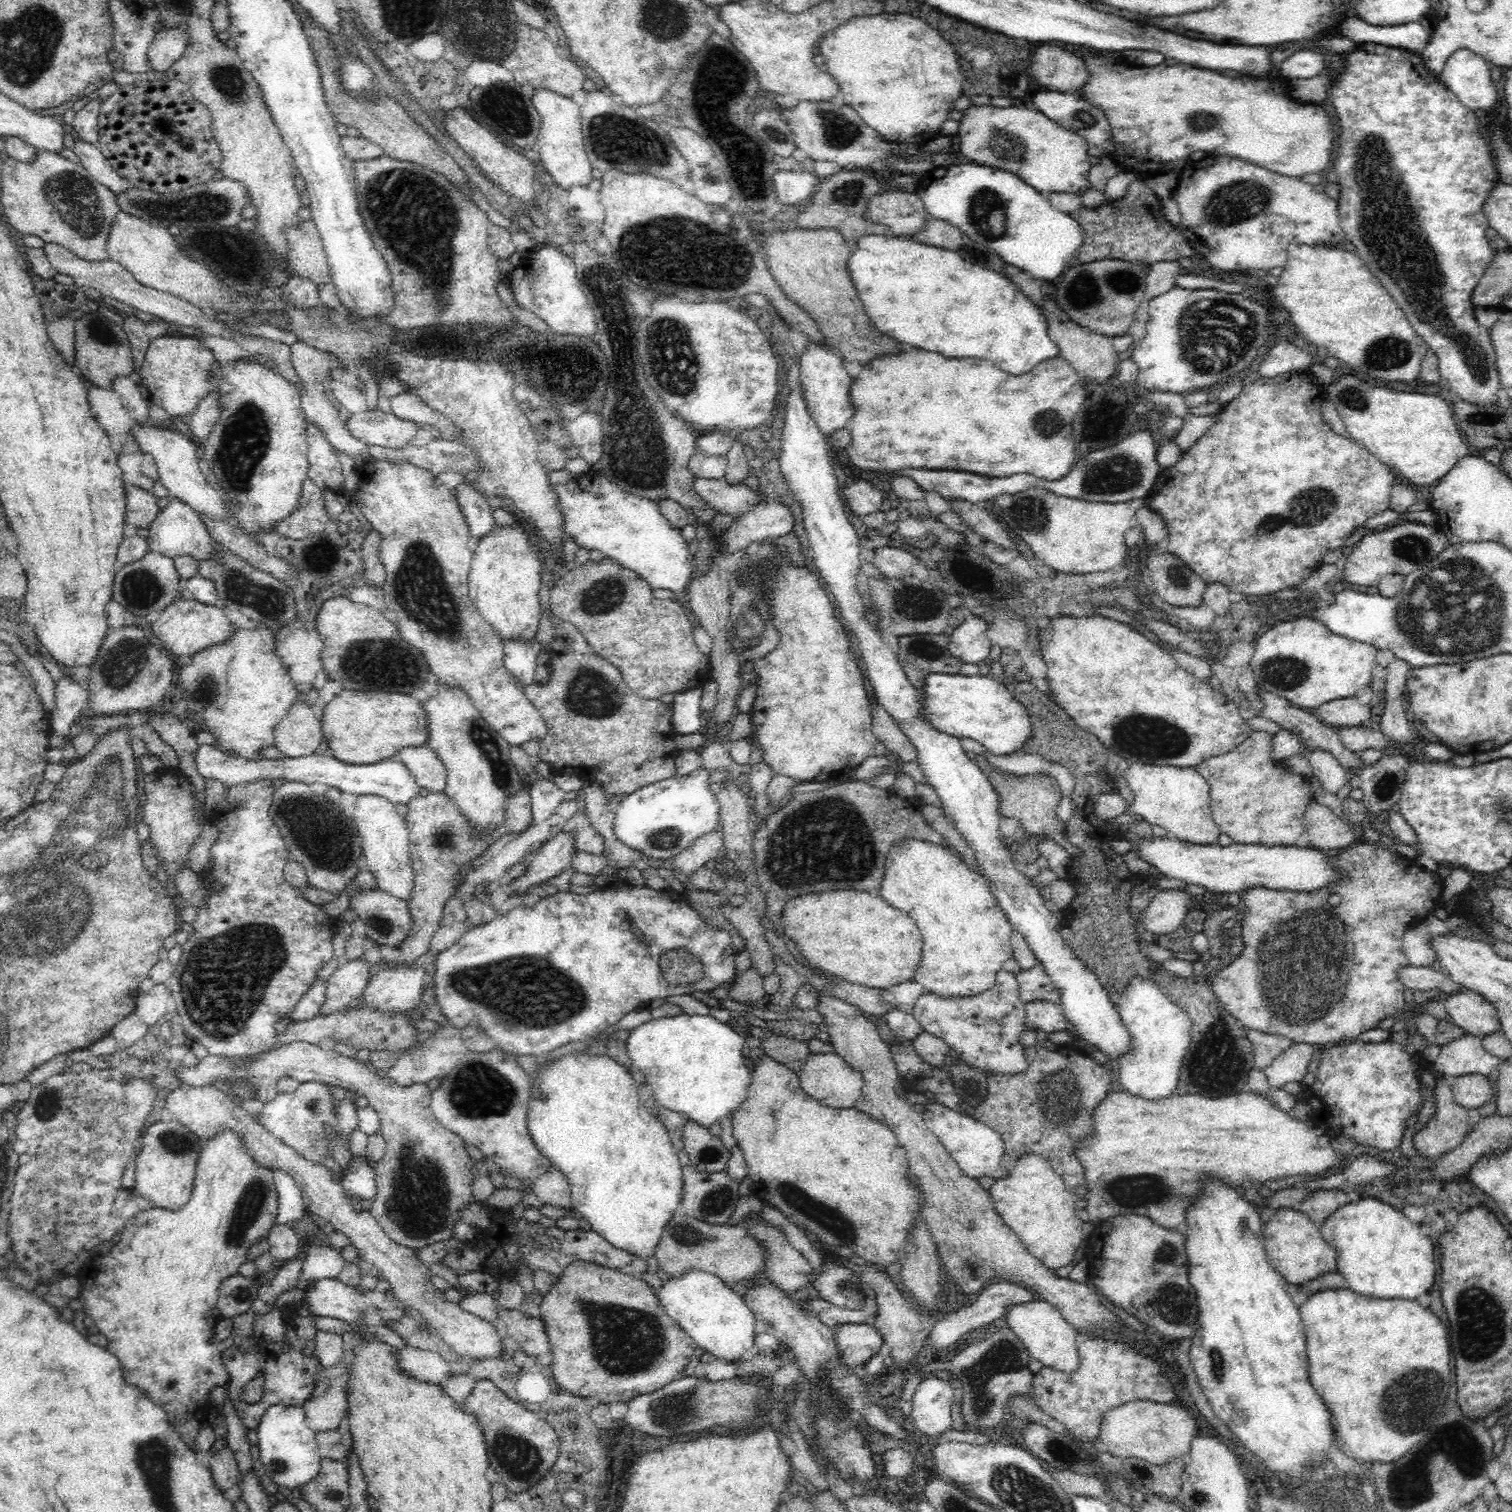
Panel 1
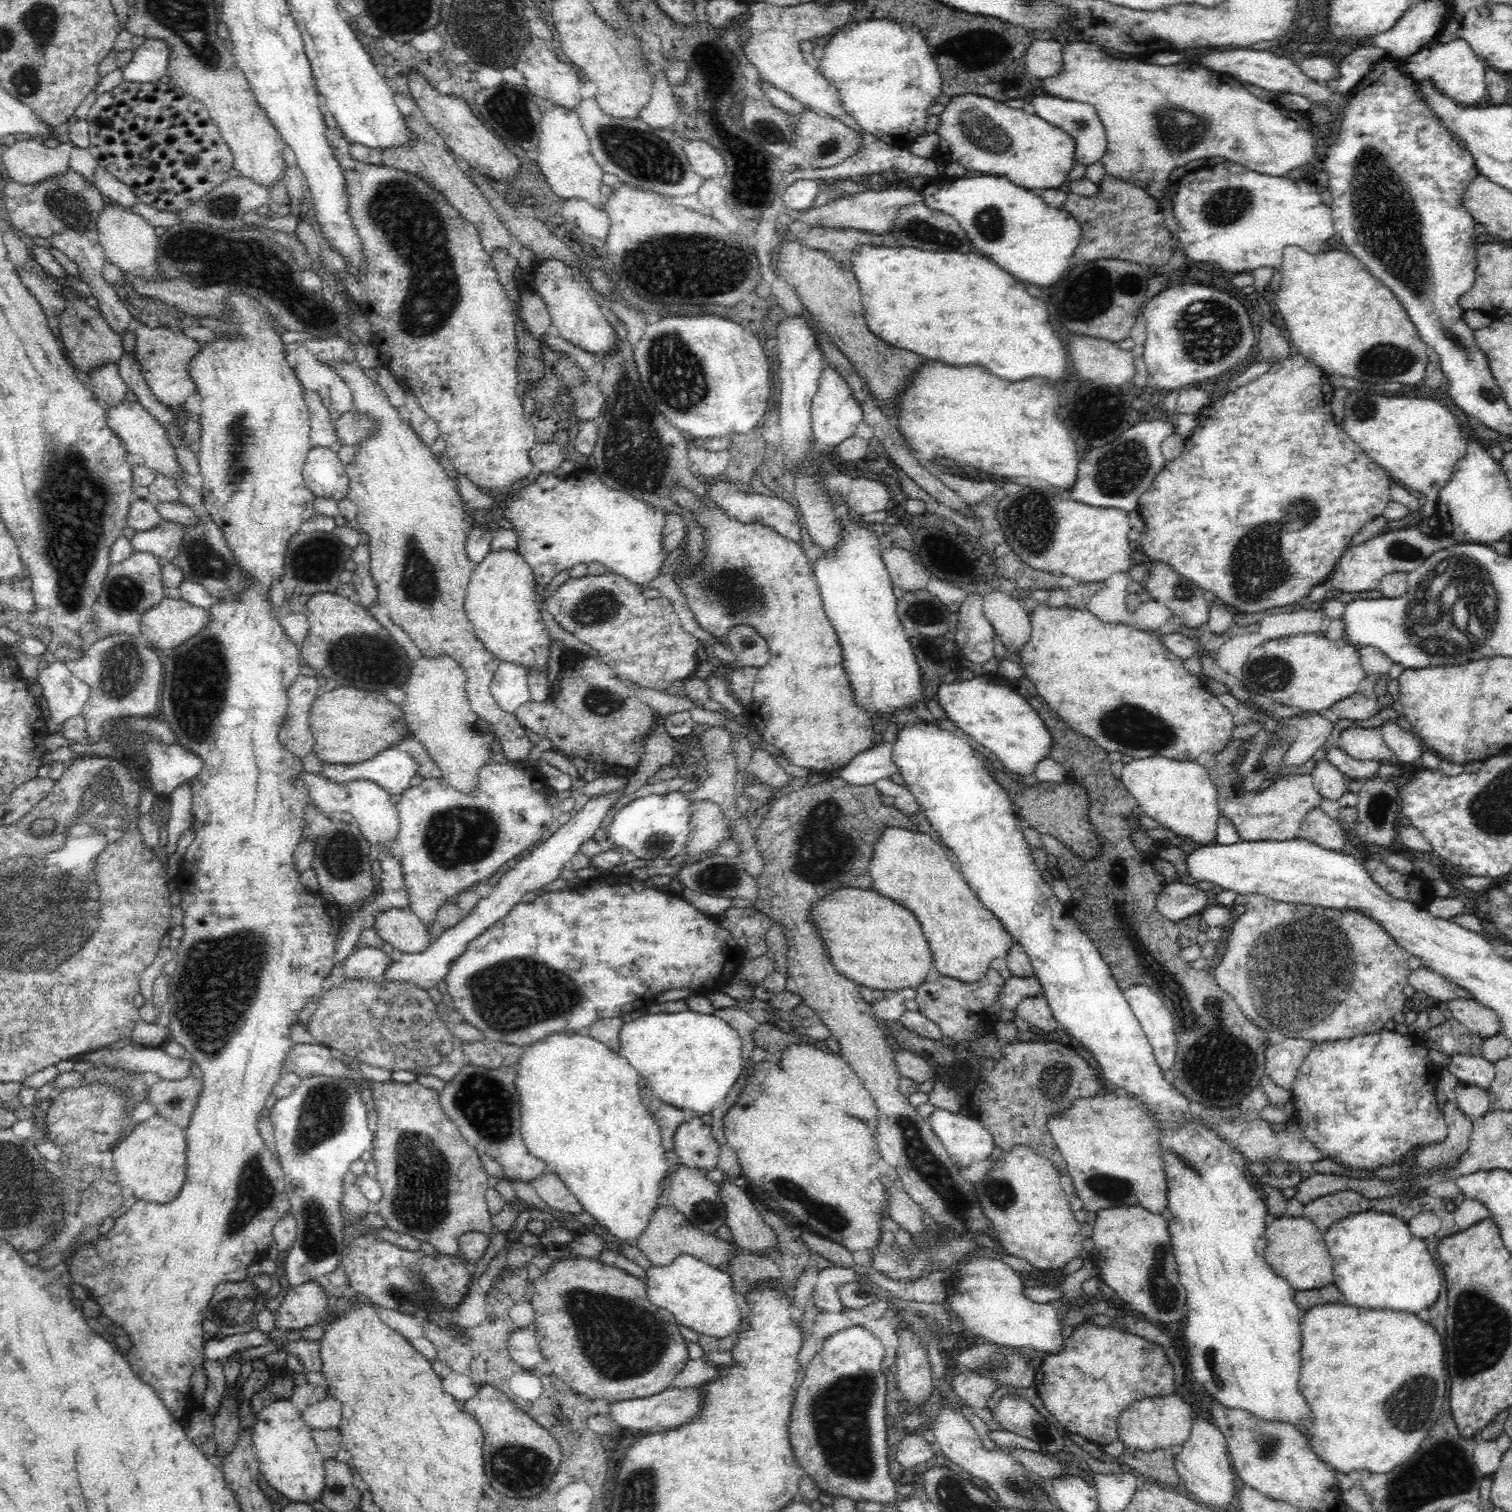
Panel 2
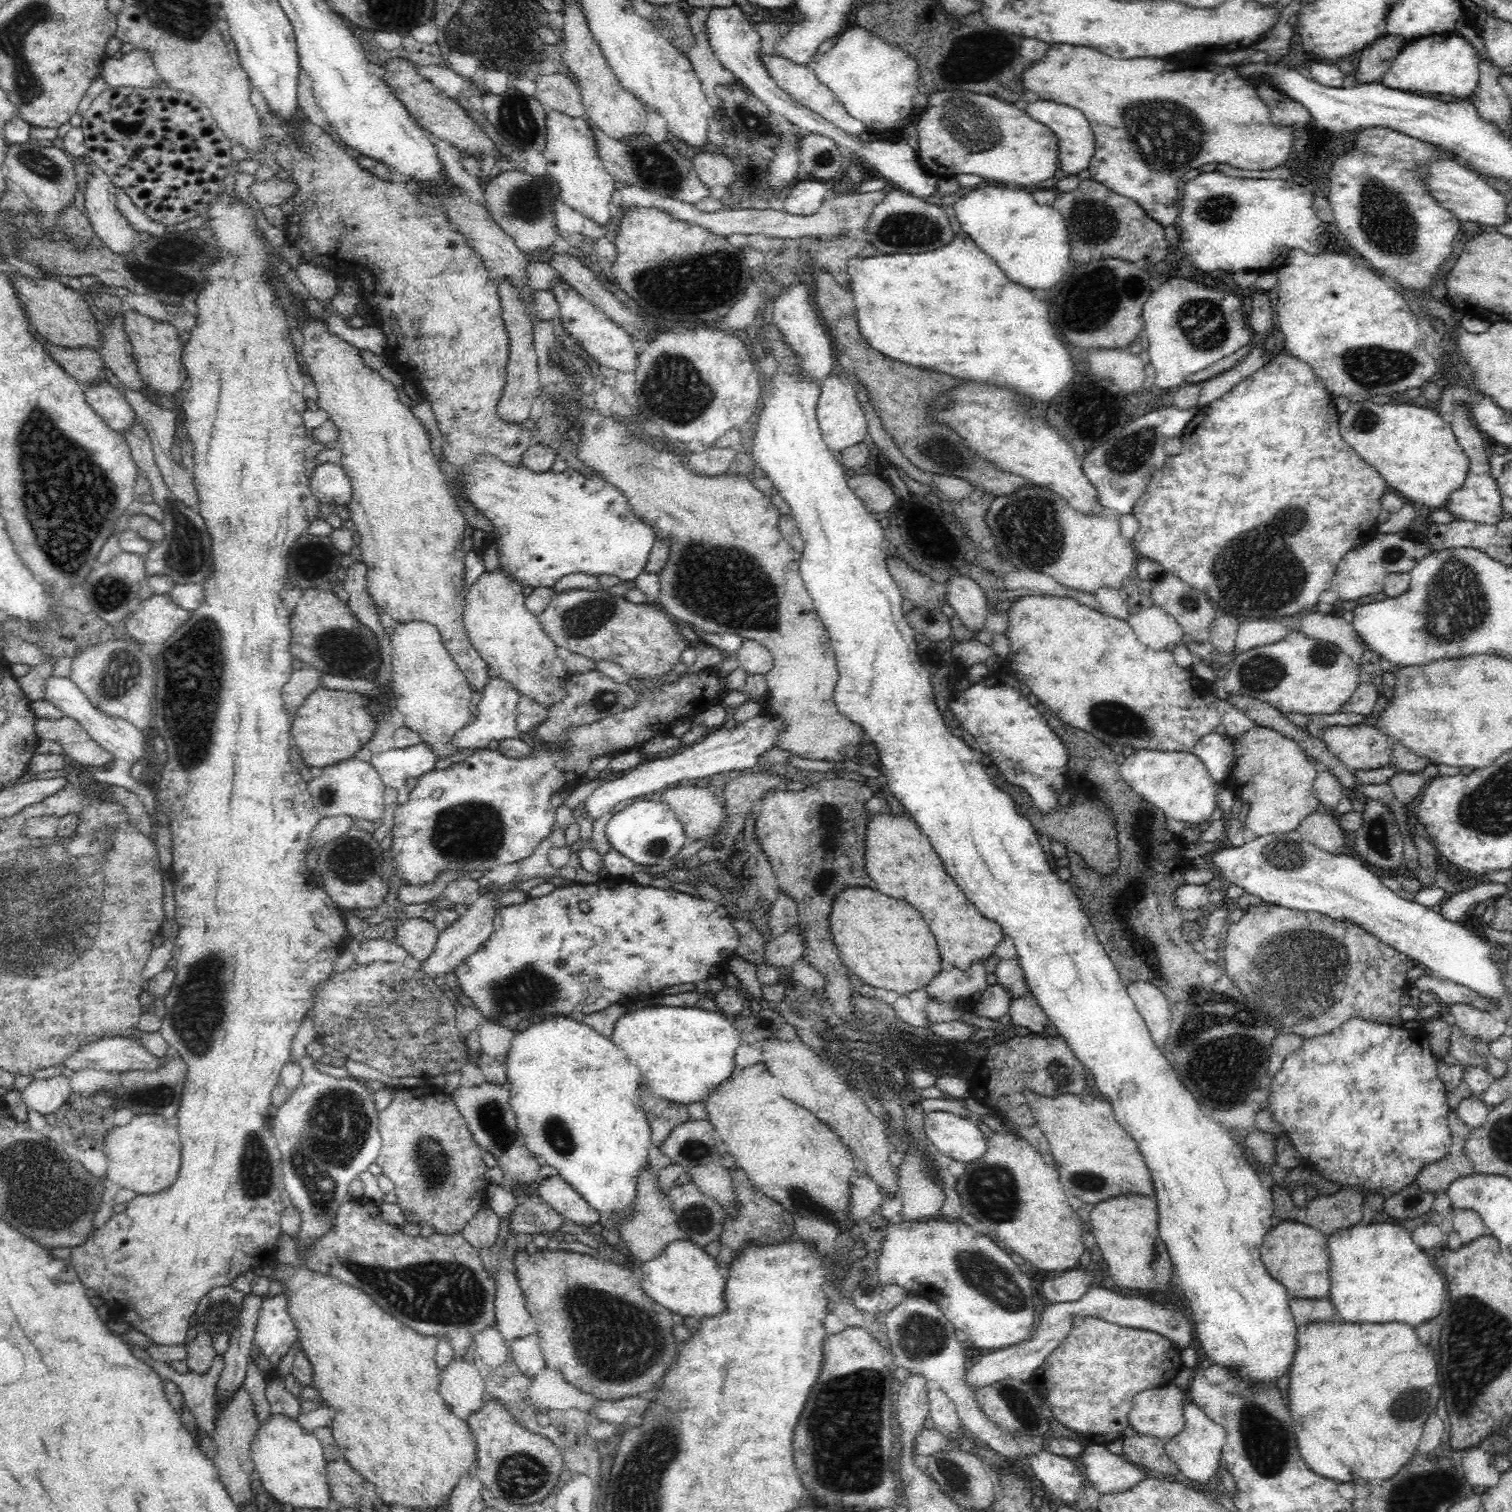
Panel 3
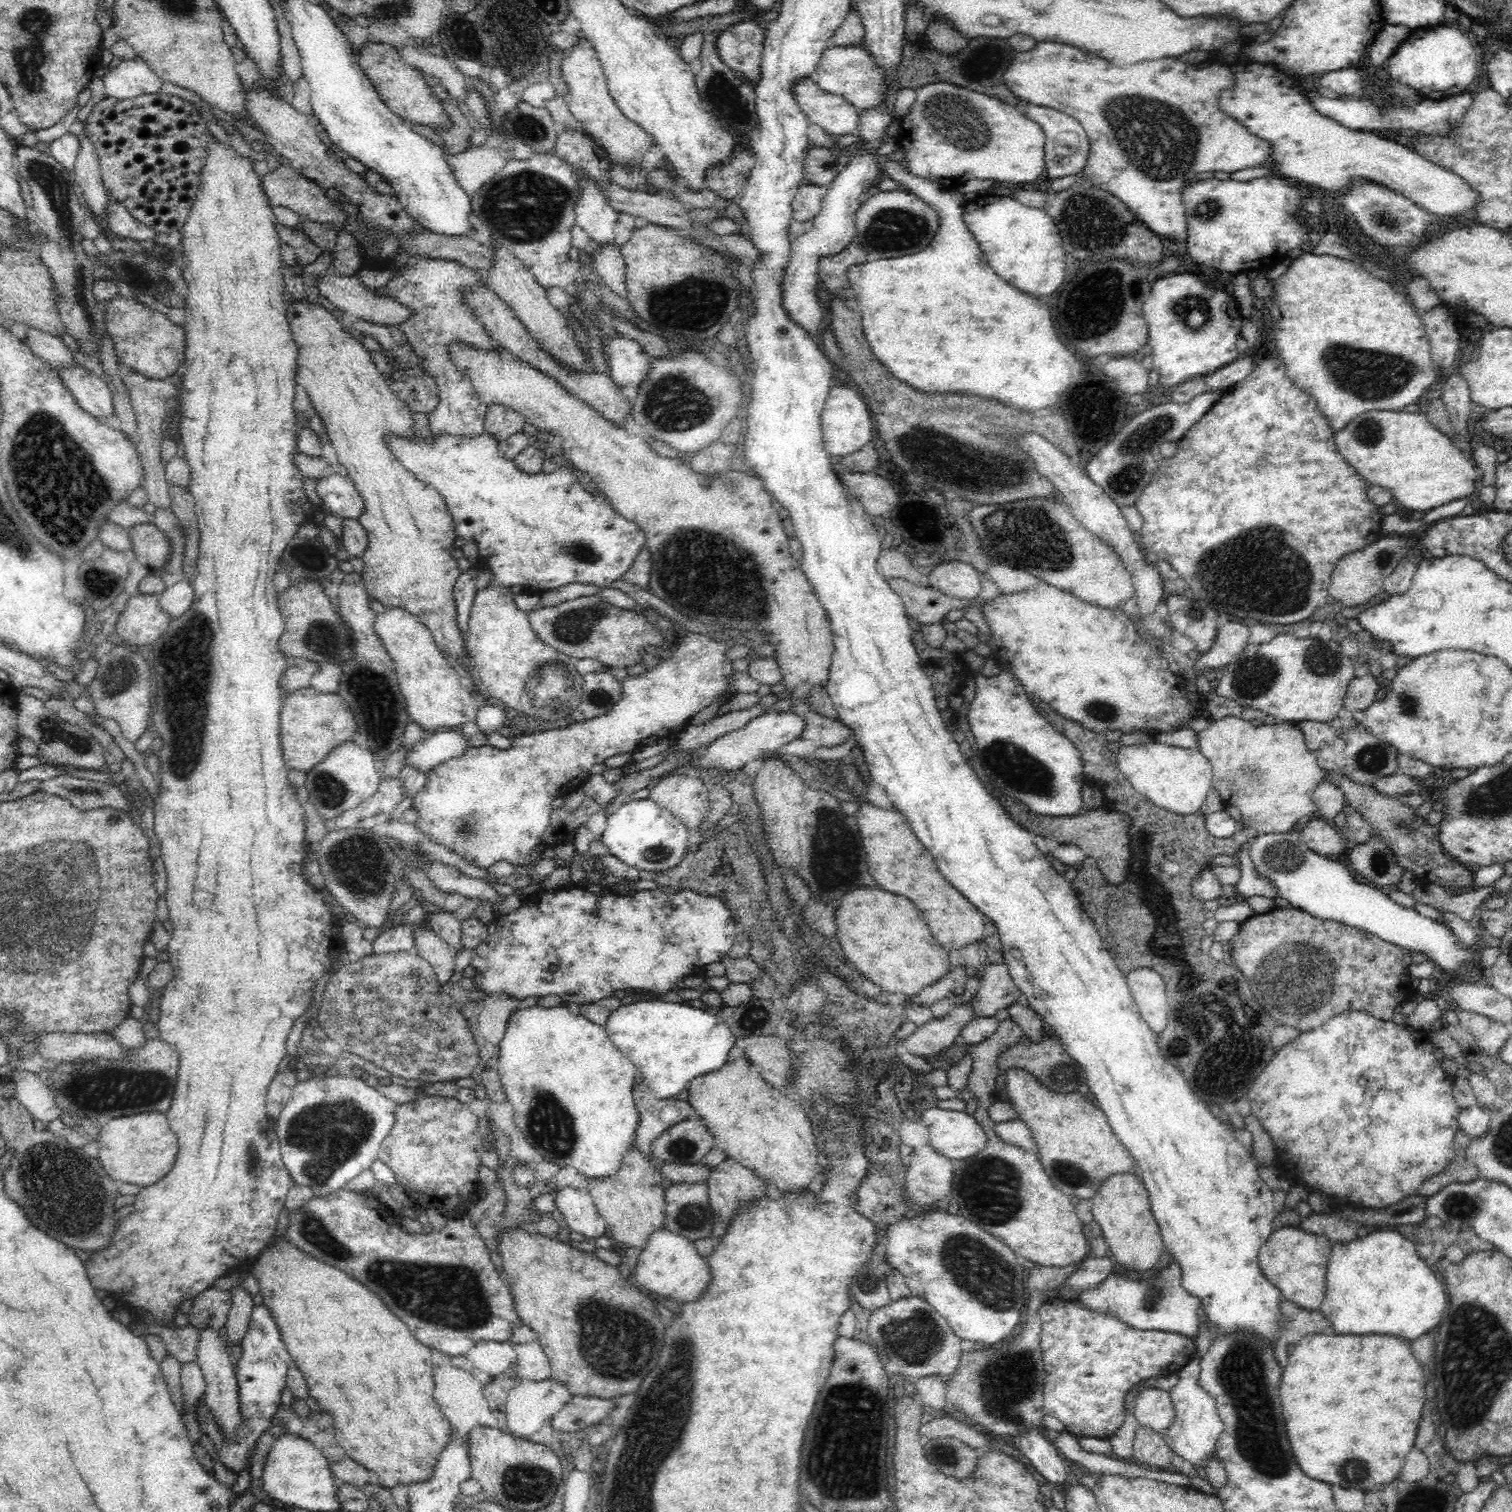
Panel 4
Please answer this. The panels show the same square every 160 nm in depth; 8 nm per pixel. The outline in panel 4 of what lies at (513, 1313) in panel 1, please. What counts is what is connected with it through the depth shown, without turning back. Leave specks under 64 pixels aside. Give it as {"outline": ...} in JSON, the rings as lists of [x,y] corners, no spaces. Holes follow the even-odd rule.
{"outline":[[[537,1339],[512,1344],[512,1349],[516,1353],[515,1372],[520,1379],[541,1382],[551,1376],[550,1363]]]}

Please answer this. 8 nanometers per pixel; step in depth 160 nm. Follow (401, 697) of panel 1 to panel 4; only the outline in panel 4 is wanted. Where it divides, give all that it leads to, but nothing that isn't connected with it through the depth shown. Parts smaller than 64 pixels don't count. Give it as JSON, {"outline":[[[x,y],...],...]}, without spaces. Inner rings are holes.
{"outline":[[[314,687],[300,689],[283,695],[280,713],[280,738],[286,766],[300,772],[311,771],[322,762],[334,748],[347,742],[354,742],[357,722],[348,703],[340,694],[321,694]]]}

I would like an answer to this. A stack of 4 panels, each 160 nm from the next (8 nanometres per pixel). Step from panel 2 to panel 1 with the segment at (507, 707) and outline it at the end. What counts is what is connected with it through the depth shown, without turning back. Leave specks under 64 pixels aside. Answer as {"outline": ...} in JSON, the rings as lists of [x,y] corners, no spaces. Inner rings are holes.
{"outline":[[[508,638],[504,640],[504,664],[510,676],[519,678],[522,687],[532,684],[537,656],[544,645],[534,638]]]}

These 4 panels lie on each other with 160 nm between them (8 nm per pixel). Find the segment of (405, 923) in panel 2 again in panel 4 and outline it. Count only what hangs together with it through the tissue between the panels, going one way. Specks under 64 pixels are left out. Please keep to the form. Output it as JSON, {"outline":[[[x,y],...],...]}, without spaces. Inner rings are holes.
{"outline":[[[418,924],[413,925],[413,938],[414,953],[431,965],[438,983],[446,983],[455,972],[455,951],[436,931]]]}

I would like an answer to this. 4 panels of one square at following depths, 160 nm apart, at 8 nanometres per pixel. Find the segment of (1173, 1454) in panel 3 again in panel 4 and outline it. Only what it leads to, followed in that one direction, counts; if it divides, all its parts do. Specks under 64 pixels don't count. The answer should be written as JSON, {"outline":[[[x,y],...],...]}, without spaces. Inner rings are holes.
{"outline":[[[1194,1357],[1176,1374],[1180,1377],[1180,1382],[1171,1390],[1176,1418],[1163,1433],[1170,1451],[1178,1457],[1182,1457],[1186,1462],[1190,1462],[1197,1469],[1204,1464],[1206,1459],[1215,1456],[1216,1444],[1218,1444],[1224,1427],[1219,1418],[1214,1398],[1198,1386],[1199,1373],[1199,1359]]]}

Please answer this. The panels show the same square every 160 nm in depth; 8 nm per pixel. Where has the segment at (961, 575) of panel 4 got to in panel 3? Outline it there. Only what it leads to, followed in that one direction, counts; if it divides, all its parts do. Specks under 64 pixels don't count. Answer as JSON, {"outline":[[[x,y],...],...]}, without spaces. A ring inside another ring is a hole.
{"outline":[[[953,574],[947,584],[948,600],[956,612],[955,615],[964,627],[973,633],[972,638],[977,639],[977,635],[985,630],[986,626],[986,614],[988,613],[986,594],[974,580],[964,578],[964,576]]]}

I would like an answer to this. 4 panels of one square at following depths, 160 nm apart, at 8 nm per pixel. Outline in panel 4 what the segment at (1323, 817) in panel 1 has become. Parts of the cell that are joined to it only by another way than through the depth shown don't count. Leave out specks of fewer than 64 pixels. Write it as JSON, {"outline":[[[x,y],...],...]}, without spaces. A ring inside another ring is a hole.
{"outline":[[[1314,816],[1299,830],[1300,838],[1308,845],[1310,850],[1322,856],[1328,854],[1343,854],[1348,844],[1333,823]]]}

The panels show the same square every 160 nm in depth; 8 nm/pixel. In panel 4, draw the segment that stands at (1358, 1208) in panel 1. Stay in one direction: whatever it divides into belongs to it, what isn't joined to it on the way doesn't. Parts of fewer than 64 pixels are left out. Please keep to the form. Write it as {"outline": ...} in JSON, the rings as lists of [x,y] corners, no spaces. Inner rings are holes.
{"outline":[[[1390,1230],[1368,1232],[1365,1237],[1355,1237],[1350,1242],[1332,1243],[1325,1279],[1325,1299],[1320,1311],[1331,1322],[1330,1331],[1340,1334],[1393,1334],[1414,1340],[1440,1324],[1448,1306],[1442,1279],[1433,1265],[1416,1253],[1416,1241]]]}

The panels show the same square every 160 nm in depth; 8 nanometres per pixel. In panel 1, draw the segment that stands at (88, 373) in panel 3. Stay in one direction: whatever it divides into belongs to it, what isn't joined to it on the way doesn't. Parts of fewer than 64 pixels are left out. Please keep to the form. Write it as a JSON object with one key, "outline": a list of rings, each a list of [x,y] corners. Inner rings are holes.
{"outline":[[[119,376],[114,382],[113,390],[120,395],[124,410],[132,414],[133,423],[144,425],[150,421],[150,403],[144,400],[137,379]]]}

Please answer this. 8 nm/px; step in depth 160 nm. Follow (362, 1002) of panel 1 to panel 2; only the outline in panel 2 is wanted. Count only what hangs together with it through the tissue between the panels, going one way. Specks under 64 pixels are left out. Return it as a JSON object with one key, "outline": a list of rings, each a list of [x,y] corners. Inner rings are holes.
{"outline":[[[619,789],[608,793],[605,798],[594,797],[591,799],[566,824],[562,824],[552,836],[544,840],[524,860],[518,862],[515,867],[504,874],[491,891],[492,893],[486,898],[481,898],[478,906],[468,916],[465,916],[459,924],[444,930],[438,940],[428,946],[428,949],[414,954],[403,953],[399,962],[392,962],[387,967],[382,980],[412,985],[412,987],[422,991],[436,987],[436,983],[442,981],[448,973],[452,962],[461,956],[460,954],[464,952],[466,946],[474,938],[480,937],[480,934],[483,934],[492,924],[508,915],[514,906],[521,904],[522,897],[526,893],[542,889],[546,884],[550,884],[550,882],[559,878],[565,864],[571,862],[572,857],[579,851],[581,845],[588,838],[593,838],[593,834],[598,830],[606,812],[608,812],[610,804],[614,804],[614,800],[618,796],[625,794],[624,790]]]}

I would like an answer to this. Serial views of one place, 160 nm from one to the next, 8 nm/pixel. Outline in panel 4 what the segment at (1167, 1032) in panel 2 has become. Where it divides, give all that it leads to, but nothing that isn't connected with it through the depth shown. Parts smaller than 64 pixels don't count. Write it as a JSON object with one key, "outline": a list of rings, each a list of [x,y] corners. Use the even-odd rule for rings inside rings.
{"outline":[[[1138,968],[1126,976],[1127,985],[1139,1013],[1152,1032],[1160,1034],[1168,1026],[1168,995],[1162,978],[1148,968]]]}

